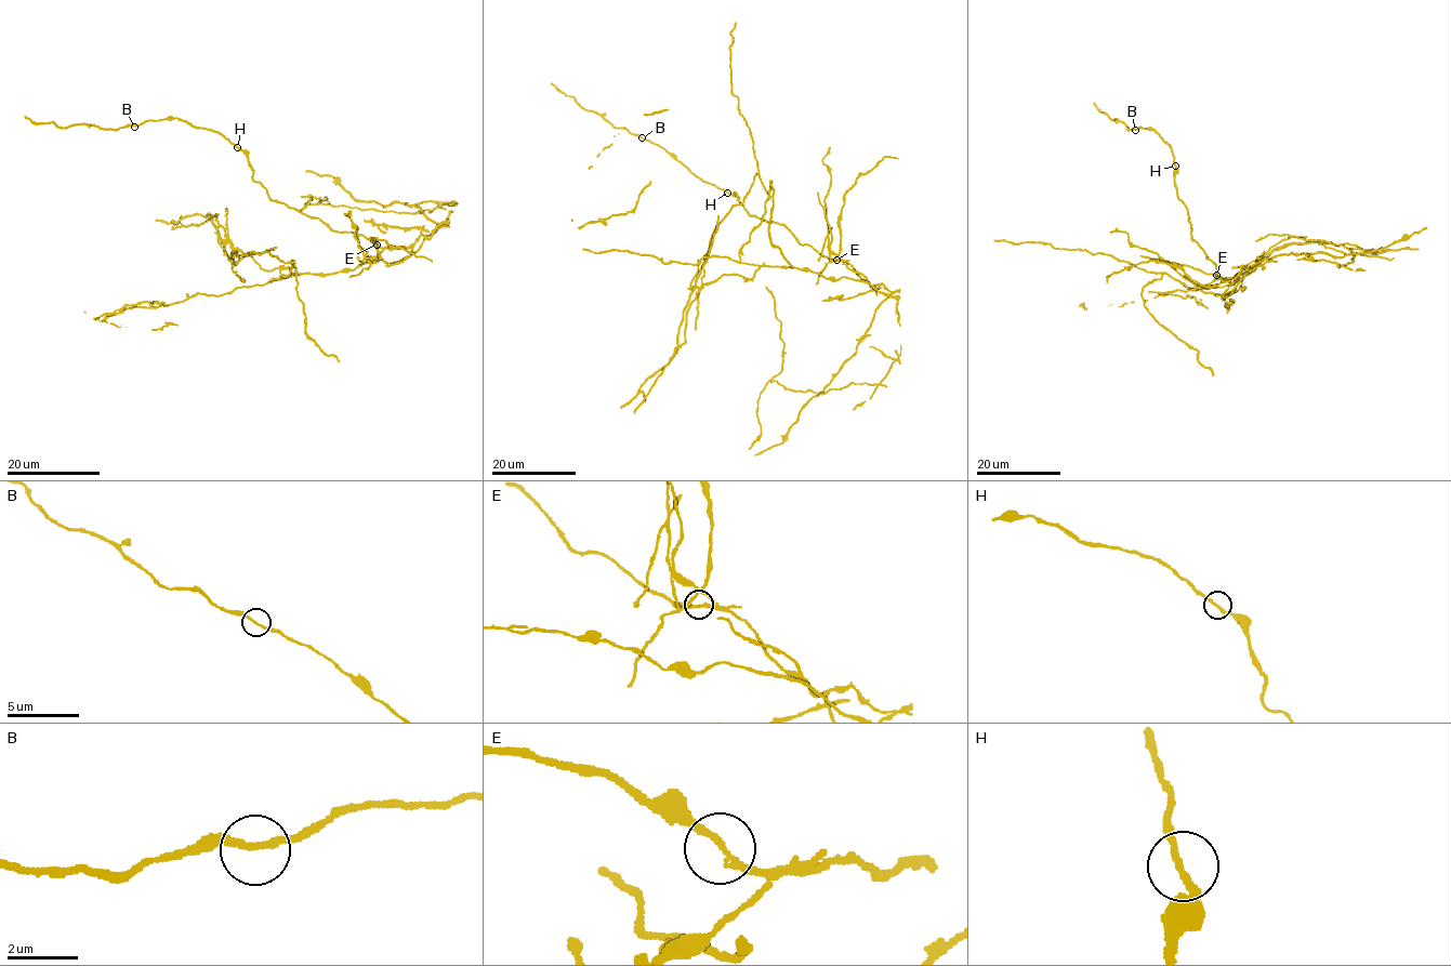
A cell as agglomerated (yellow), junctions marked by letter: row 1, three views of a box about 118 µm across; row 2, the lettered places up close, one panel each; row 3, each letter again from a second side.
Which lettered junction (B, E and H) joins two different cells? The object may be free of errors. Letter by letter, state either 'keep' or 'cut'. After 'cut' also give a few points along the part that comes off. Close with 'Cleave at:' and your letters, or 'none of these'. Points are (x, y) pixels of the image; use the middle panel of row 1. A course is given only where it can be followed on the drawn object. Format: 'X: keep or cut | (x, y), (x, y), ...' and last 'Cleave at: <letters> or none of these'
B: keep
E: cut
H: keep
Cleave at: E

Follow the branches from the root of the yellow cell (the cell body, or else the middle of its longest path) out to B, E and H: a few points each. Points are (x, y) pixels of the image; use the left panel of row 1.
B: (418, 249), (438, 224), (430, 238), (380, 248), (274, 200), (248, 157), (215, 132), (177, 118), (134, 127)
E: (418, 249), (438, 224), (430, 238), (420, 236), (408, 247), (380, 248), (377, 245)
H: (418, 249), (438, 224), (430, 238), (397, 248), (334, 232), (274, 200), (237, 147)

